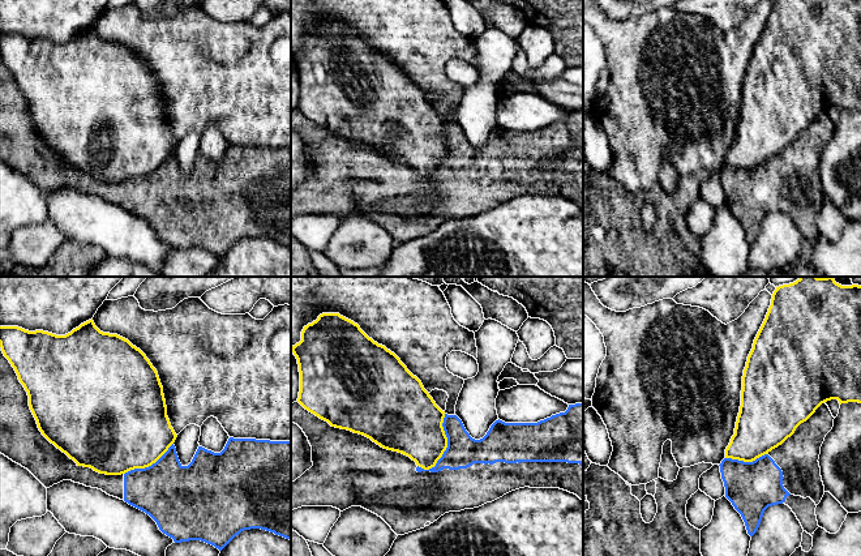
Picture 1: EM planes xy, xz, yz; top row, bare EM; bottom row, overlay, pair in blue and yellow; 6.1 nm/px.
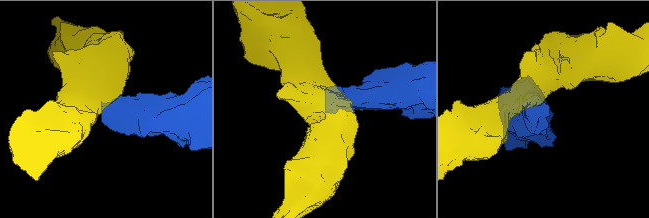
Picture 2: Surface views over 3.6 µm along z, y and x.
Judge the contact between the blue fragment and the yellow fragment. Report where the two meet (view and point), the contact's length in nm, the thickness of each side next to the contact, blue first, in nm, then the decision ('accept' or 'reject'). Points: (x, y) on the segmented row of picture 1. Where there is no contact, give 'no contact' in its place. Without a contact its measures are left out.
meets blue in xz at (448, 445); contact 380 nm long; 200 nm thick on the blue side, 360 nm on the other; reject

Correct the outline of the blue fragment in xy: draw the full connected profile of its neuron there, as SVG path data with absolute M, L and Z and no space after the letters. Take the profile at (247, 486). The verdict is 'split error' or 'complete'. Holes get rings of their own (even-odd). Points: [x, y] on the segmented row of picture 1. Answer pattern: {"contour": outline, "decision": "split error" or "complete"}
{"contour": "M0 347L0 453L27 469L46 488L63 480L72 480L98 488L110 496L149 514L159 530L175 543L201 540L222 551L244 530L261 529L291 540L291 440L270 441L230 437L220 453L198 446L192 462L183 466L176 448L168 450L151 466L134 469L121 475L106 475L90 467L78 466L65 453L51 444L39 431L29 406L29 395Z", "decision": "split error"}

